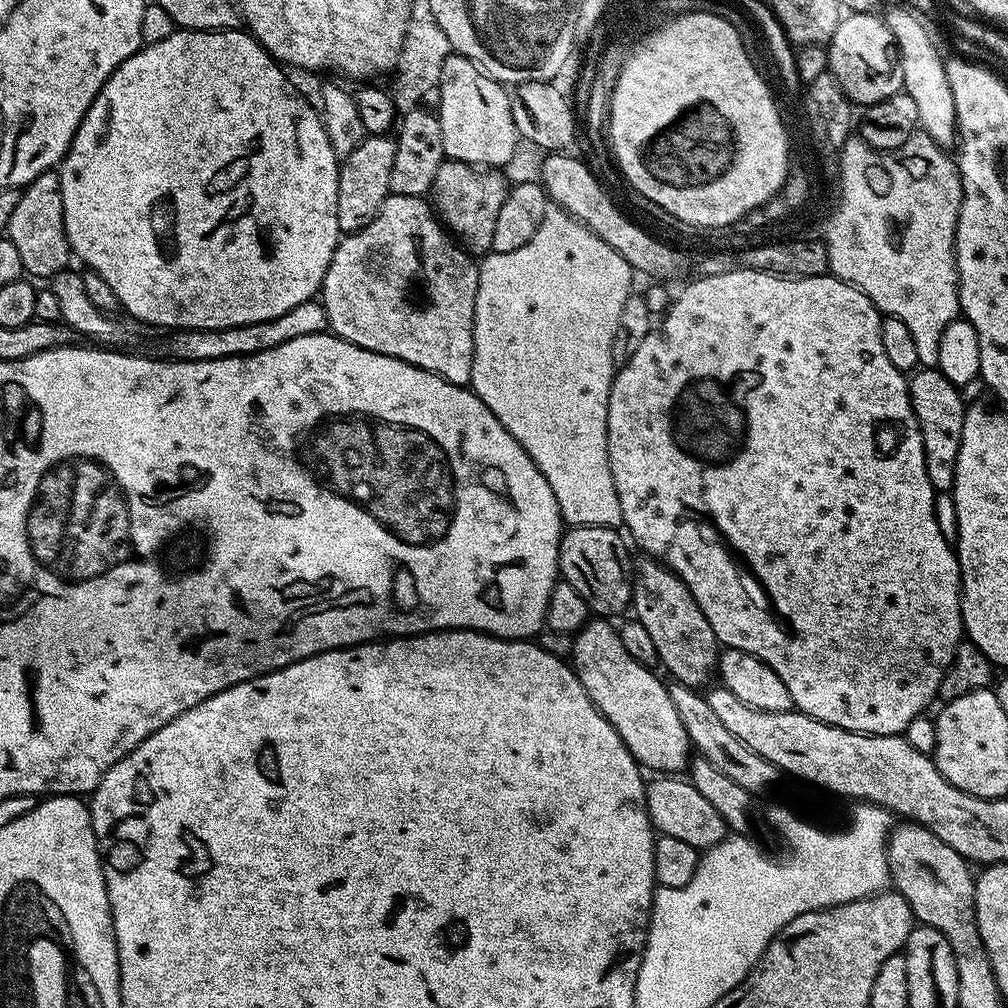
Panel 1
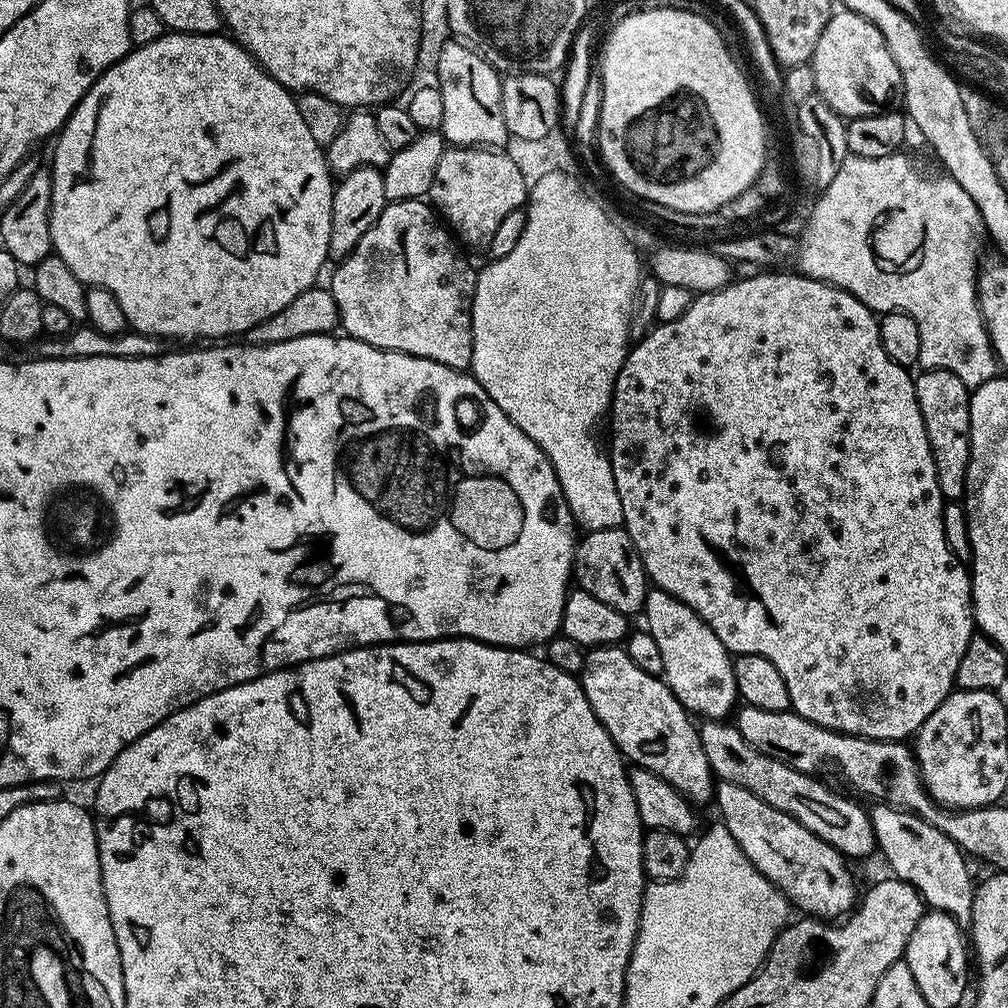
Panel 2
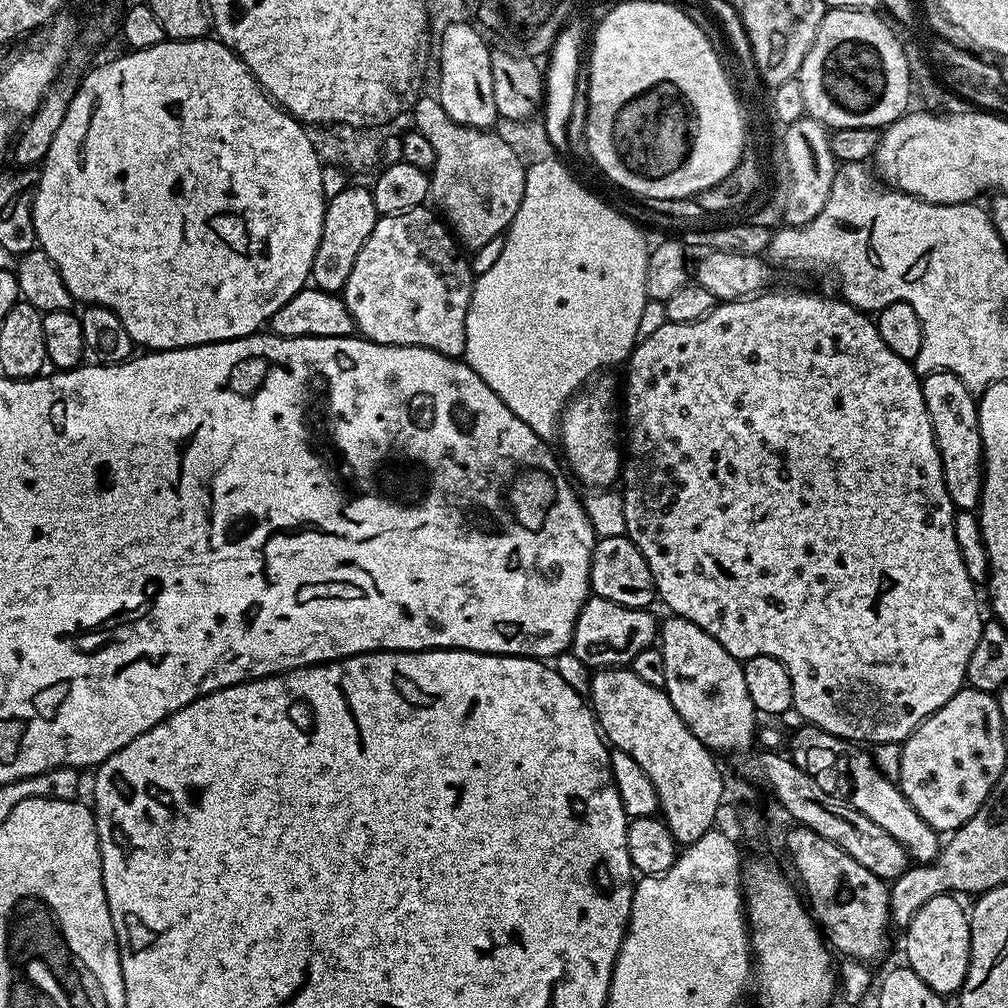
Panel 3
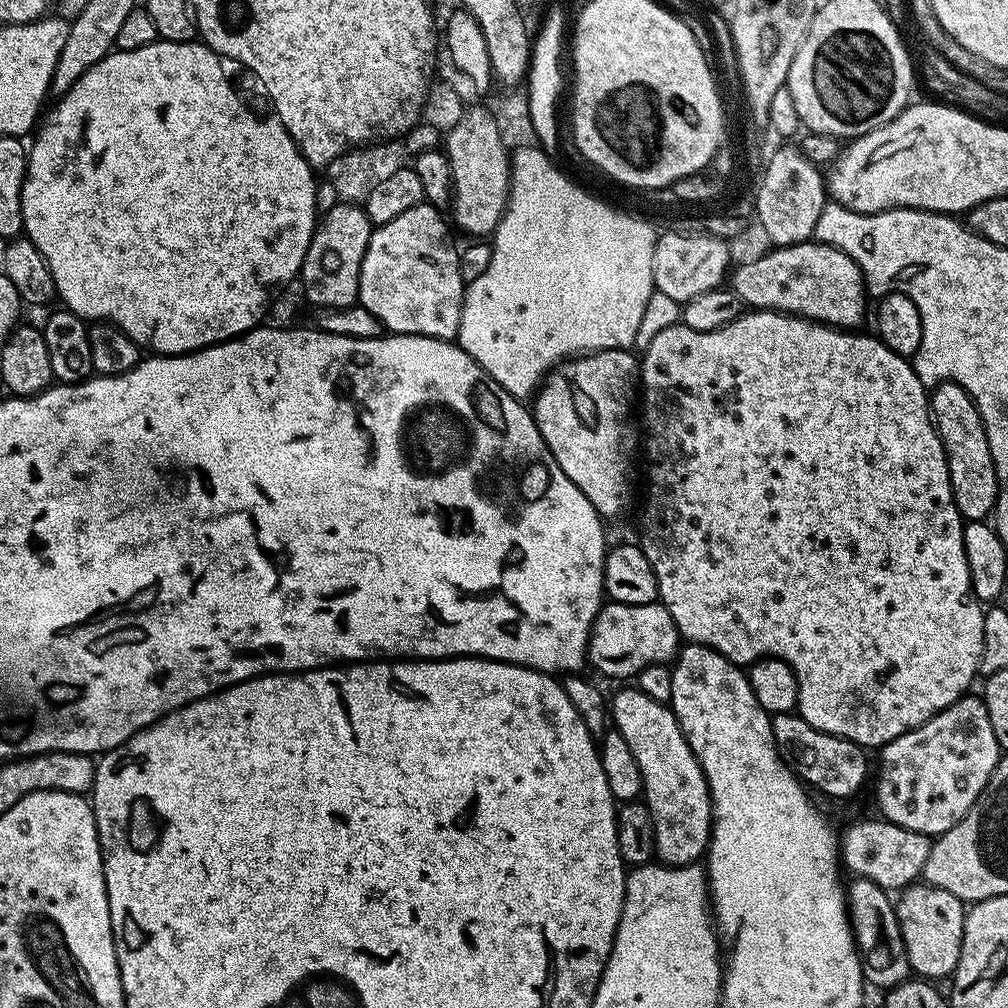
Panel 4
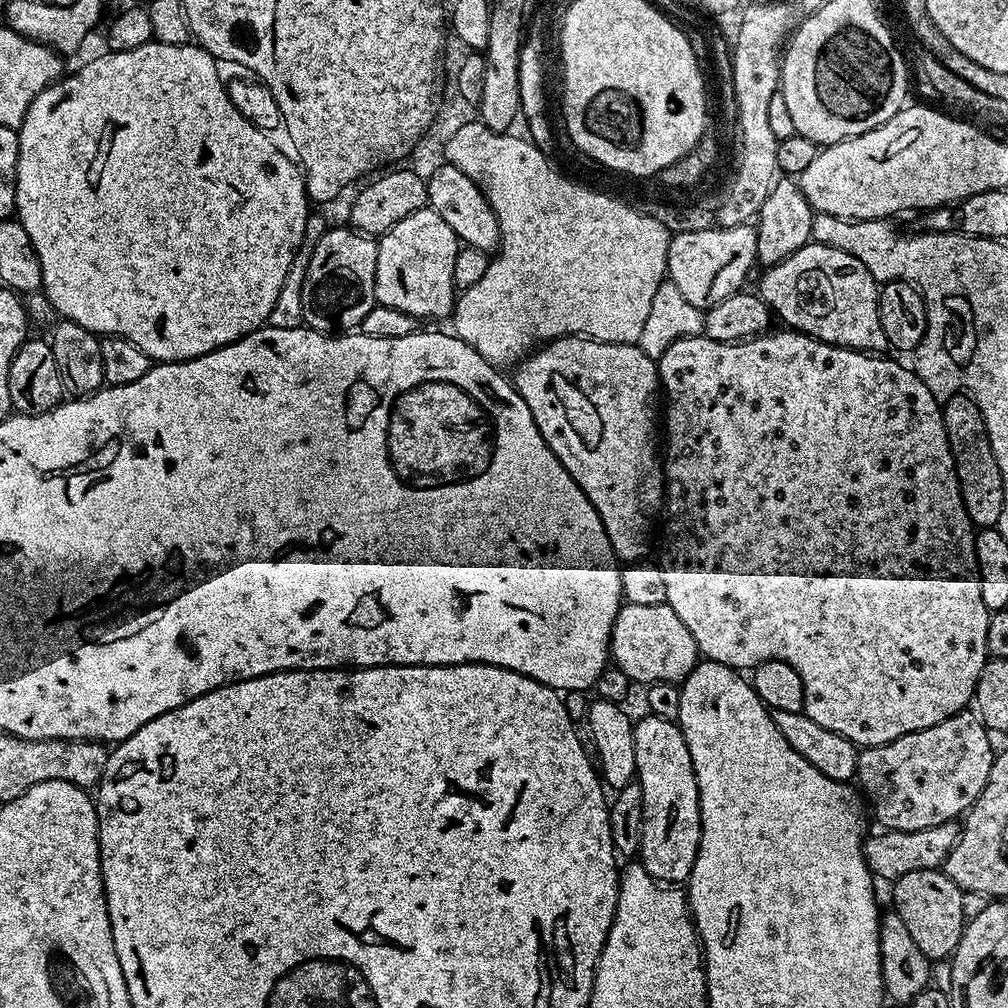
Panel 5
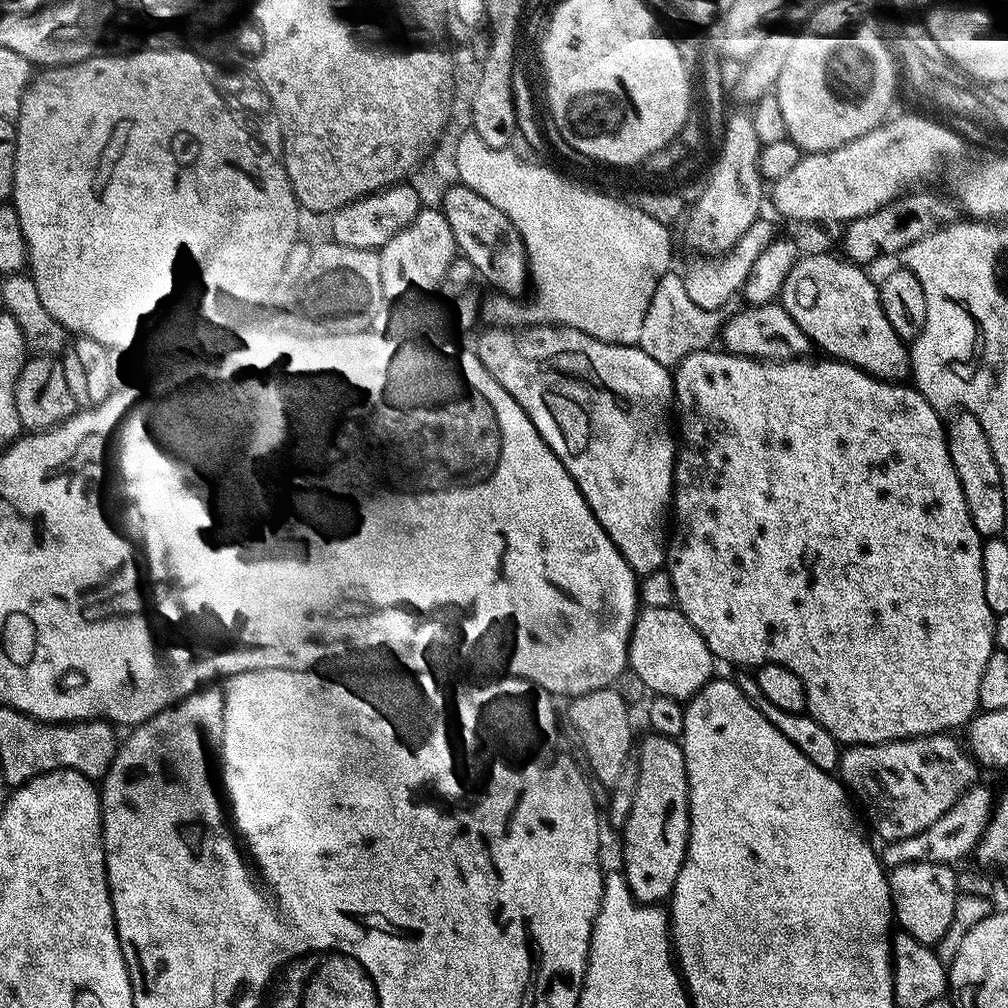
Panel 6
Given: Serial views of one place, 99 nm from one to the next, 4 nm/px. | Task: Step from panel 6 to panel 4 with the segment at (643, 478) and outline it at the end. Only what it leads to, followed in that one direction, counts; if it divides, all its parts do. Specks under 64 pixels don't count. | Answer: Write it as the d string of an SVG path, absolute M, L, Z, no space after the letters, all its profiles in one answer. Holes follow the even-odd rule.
M611 348L569 358L549 371L534 397L536 425L556 465L604 518L618 515L632 496L632 455L638 452L638 428L632 425L632 403L638 400L638 360L632 354Z

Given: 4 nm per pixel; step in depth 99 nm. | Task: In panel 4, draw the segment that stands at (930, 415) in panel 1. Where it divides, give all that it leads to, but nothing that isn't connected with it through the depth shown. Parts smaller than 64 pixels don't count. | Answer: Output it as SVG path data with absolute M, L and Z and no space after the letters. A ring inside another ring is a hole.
M948 380L933 387L930 392L930 411L936 433L946 454L946 466L950 474L950 486L954 494L954 502L958 506L965 521L987 521L1001 499L1001 477L994 466L994 458L990 454L990 442L986 438L984 423L972 396L962 386Z

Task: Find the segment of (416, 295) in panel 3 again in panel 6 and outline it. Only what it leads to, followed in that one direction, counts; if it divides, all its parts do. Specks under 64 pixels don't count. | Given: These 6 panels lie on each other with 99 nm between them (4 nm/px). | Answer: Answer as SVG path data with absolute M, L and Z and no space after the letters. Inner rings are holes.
M421 207L418 218L402 230L402 234L394 234L384 248L379 249L382 262L382 290L389 301L399 296L408 296L411 292L433 292L439 289L446 278L446 270L450 270L450 262L458 254L456 239L450 230L450 222L446 222L443 211L439 207Z

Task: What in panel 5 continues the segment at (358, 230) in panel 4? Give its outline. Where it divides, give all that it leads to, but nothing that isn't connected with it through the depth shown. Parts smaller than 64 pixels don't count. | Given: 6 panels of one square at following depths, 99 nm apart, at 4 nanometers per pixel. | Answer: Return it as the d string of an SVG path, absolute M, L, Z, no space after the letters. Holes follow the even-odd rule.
M351 226L329 227L314 247L302 282L303 323L315 332L348 334L359 329L362 318L376 305L374 274L378 266L377 241Z

